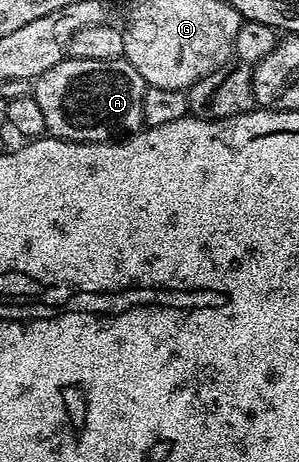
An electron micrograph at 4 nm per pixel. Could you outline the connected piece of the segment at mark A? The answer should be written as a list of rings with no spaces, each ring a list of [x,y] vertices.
[[[67,56],[32,82],[32,96],[40,103],[46,133],[62,141],[106,143],[143,128],[142,108],[148,86],[125,56],[76,59]]]

